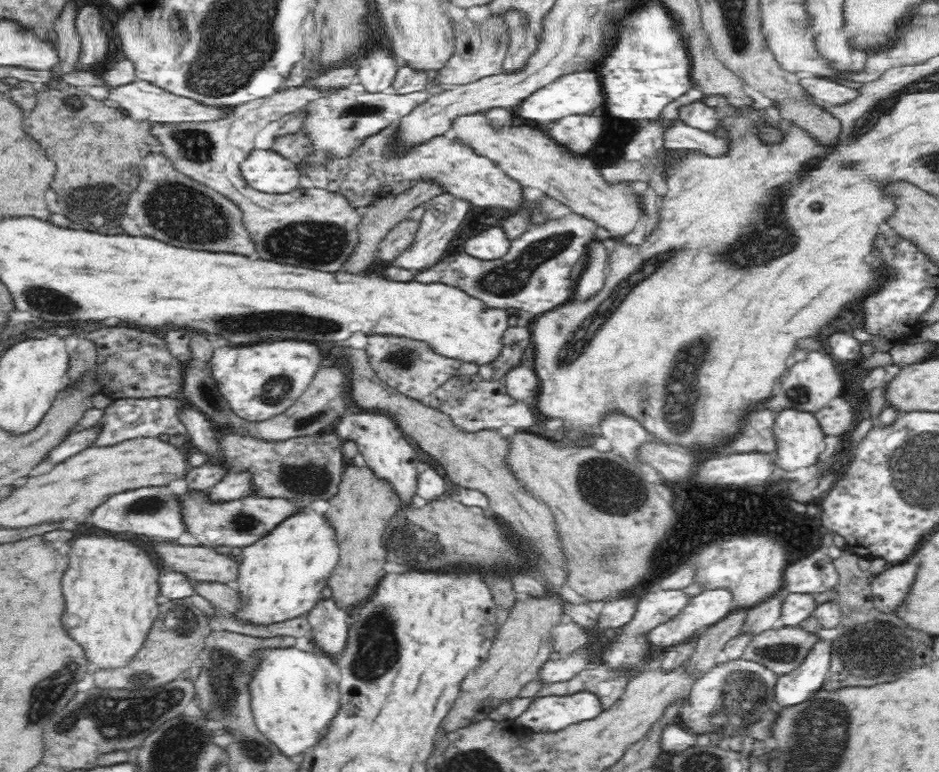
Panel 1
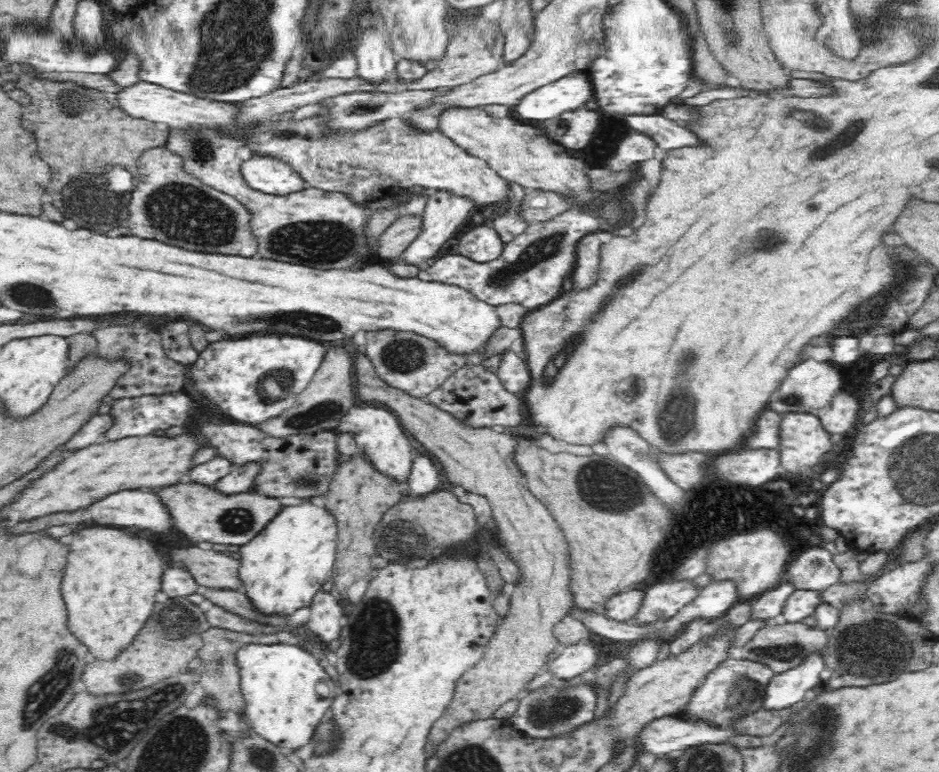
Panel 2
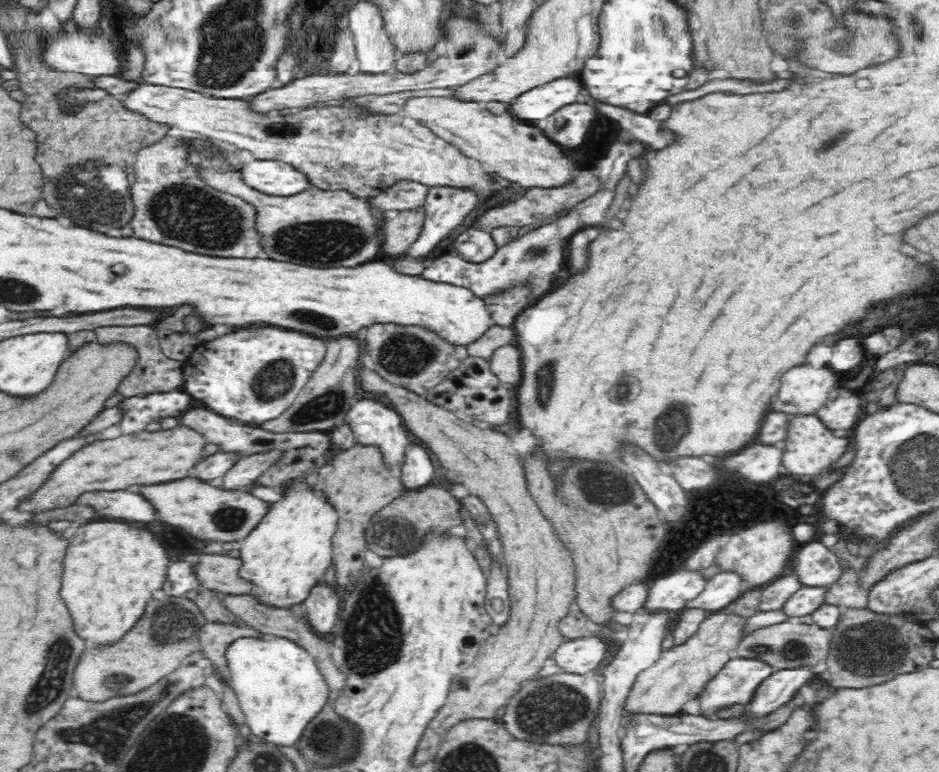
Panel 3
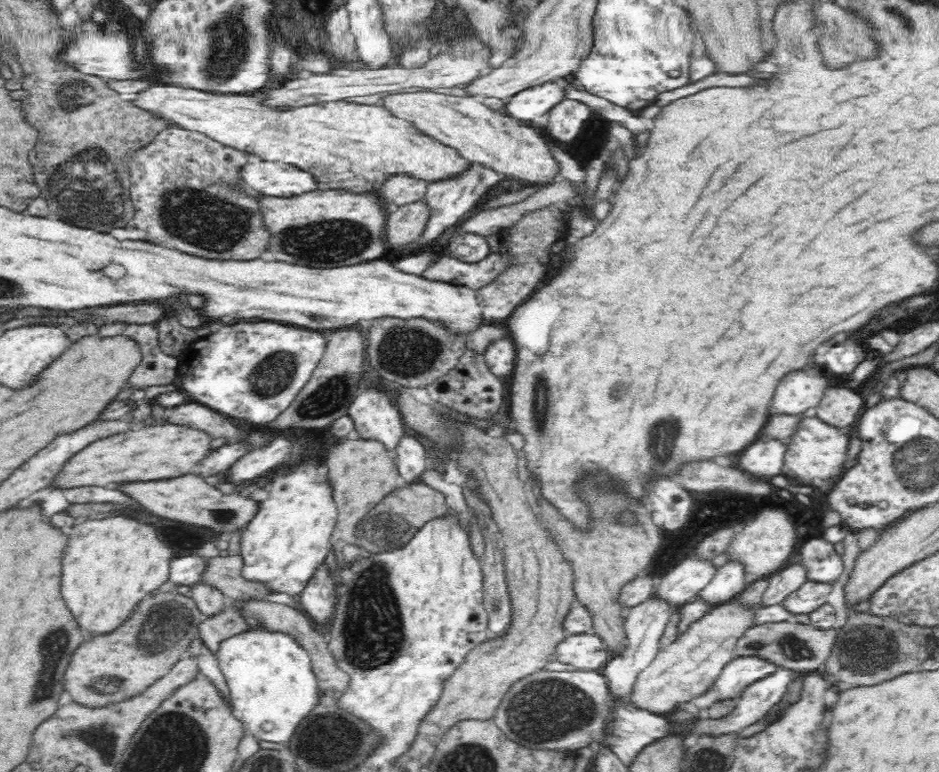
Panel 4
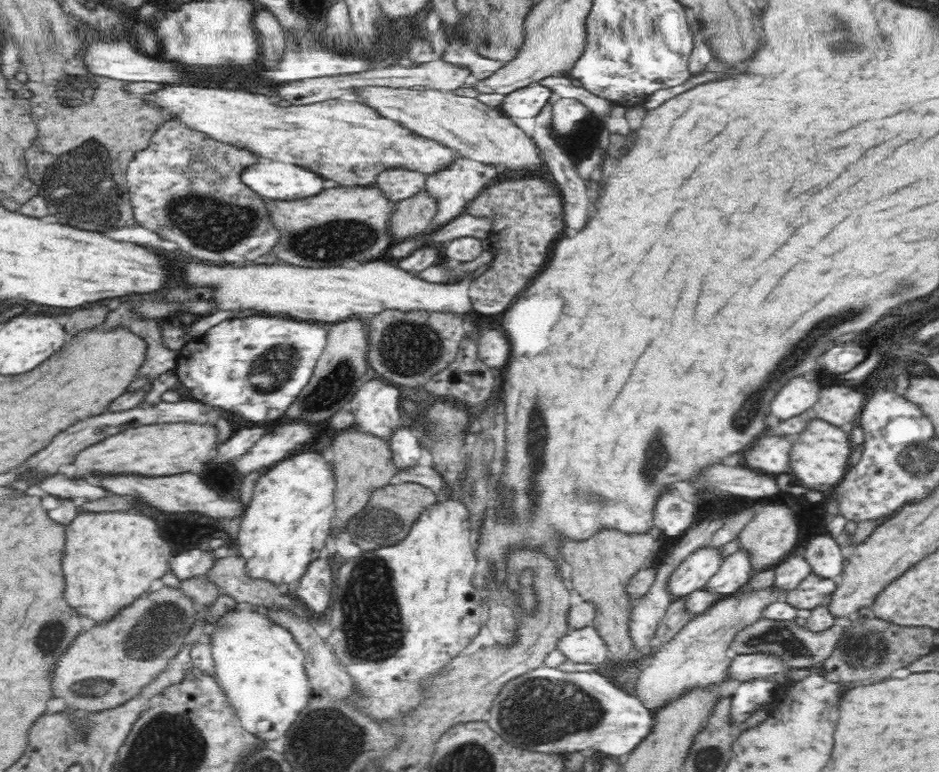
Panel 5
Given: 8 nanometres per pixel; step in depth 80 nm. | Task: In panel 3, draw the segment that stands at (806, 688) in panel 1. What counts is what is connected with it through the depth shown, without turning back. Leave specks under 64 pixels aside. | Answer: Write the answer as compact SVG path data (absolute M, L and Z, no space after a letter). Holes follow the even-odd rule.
M812 665L776 671L775 674L766 678L758 686L758 692L754 693L751 703L744 708L744 713L749 712L752 717L762 717L778 710L783 704L788 704L796 696L796 693L813 678L819 677L814 674Z

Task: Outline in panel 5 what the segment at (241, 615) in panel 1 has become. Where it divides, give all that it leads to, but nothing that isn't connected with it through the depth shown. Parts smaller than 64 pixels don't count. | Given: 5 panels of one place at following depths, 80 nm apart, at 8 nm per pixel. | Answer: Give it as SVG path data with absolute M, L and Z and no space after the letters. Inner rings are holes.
M300 452L280 460L280 462L273 464L271 467L262 471L256 486L250 495L250 502L244 506L244 512L240 518L240 530L238 530L237 553L246 559L246 573L252 578L265 578L266 580L275 582L276 584L289 584L290 581L296 581L302 576L306 570L307 564L313 561L320 552L324 549L326 538L330 534L331 518L334 512L334 491L336 490L336 475L334 475L334 465L330 462L327 454L320 452Z

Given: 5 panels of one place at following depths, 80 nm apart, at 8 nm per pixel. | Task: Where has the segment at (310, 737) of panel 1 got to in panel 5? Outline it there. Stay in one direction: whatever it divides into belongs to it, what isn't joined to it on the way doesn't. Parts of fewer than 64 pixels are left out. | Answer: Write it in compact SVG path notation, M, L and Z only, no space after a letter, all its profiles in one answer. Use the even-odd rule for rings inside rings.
M239 604L236 608L224 612L214 624L209 626L205 641L211 648L217 684L228 697L243 729L248 733L258 734L260 738L266 740L283 738L282 734L294 722L296 714L304 708L308 700L313 698L303 666L306 658L292 633L282 626L282 623L271 619L262 608Z

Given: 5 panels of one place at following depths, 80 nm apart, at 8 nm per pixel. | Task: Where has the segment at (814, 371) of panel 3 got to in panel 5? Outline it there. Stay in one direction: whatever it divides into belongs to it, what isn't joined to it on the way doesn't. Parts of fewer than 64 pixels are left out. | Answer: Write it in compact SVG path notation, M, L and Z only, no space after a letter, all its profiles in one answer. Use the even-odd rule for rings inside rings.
M794 378L788 382L786 388L782 388L776 398L772 400L770 413L780 421L787 421L808 408L813 408L814 403L818 402L819 390L822 388L816 380L808 378Z

